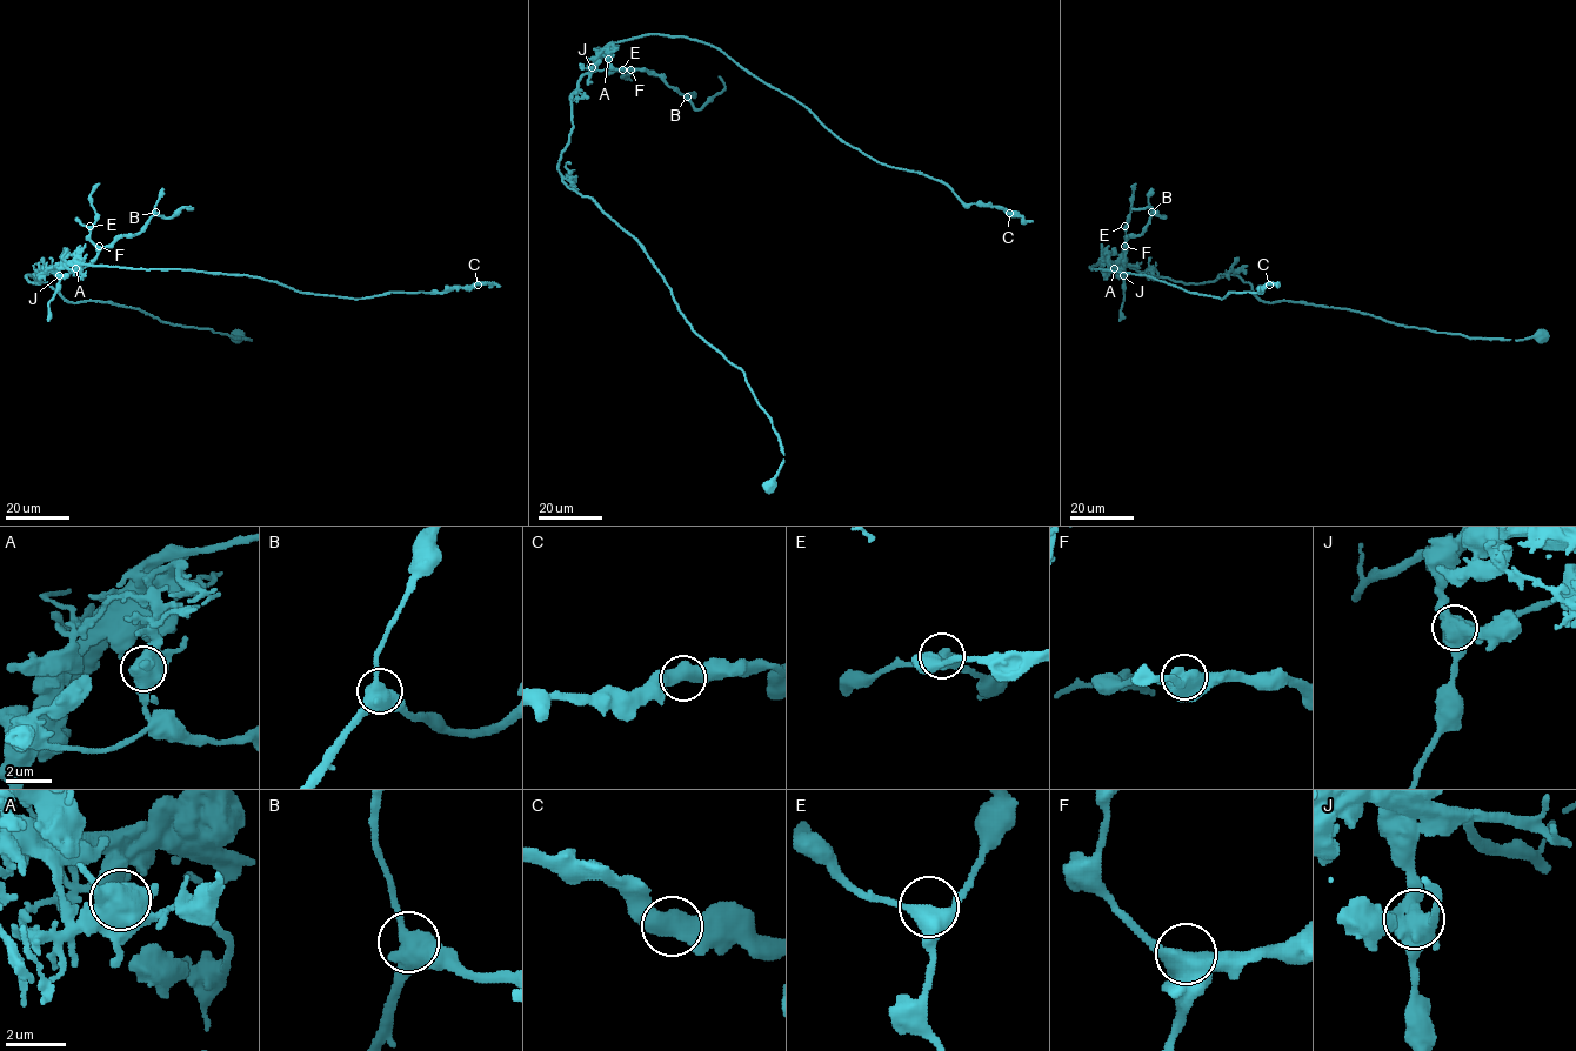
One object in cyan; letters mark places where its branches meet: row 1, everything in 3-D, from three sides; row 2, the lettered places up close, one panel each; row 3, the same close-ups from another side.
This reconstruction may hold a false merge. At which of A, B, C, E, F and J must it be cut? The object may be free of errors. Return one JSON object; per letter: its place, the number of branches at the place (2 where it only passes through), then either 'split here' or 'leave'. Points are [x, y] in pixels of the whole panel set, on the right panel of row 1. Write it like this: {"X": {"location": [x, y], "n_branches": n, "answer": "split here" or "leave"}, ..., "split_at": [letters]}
{"A": {"location": [1114, 268], "n_branches": 3, "answer": "leave"}, "B": {"location": [1152, 212], "n_branches": 3, "answer": "leave"}, "C": {"location": [1269, 285], "n_branches": 2, "answer": "leave"}, "E": {"location": [1124, 226], "n_branches": 3, "answer": "leave"}, "F": {"location": [1124, 246], "n_branches": 2, "answer": "leave"}, "J": {"location": [1123, 275], "n_branches": 3, "answer": "split here"}, "split_at": ["J"]}

